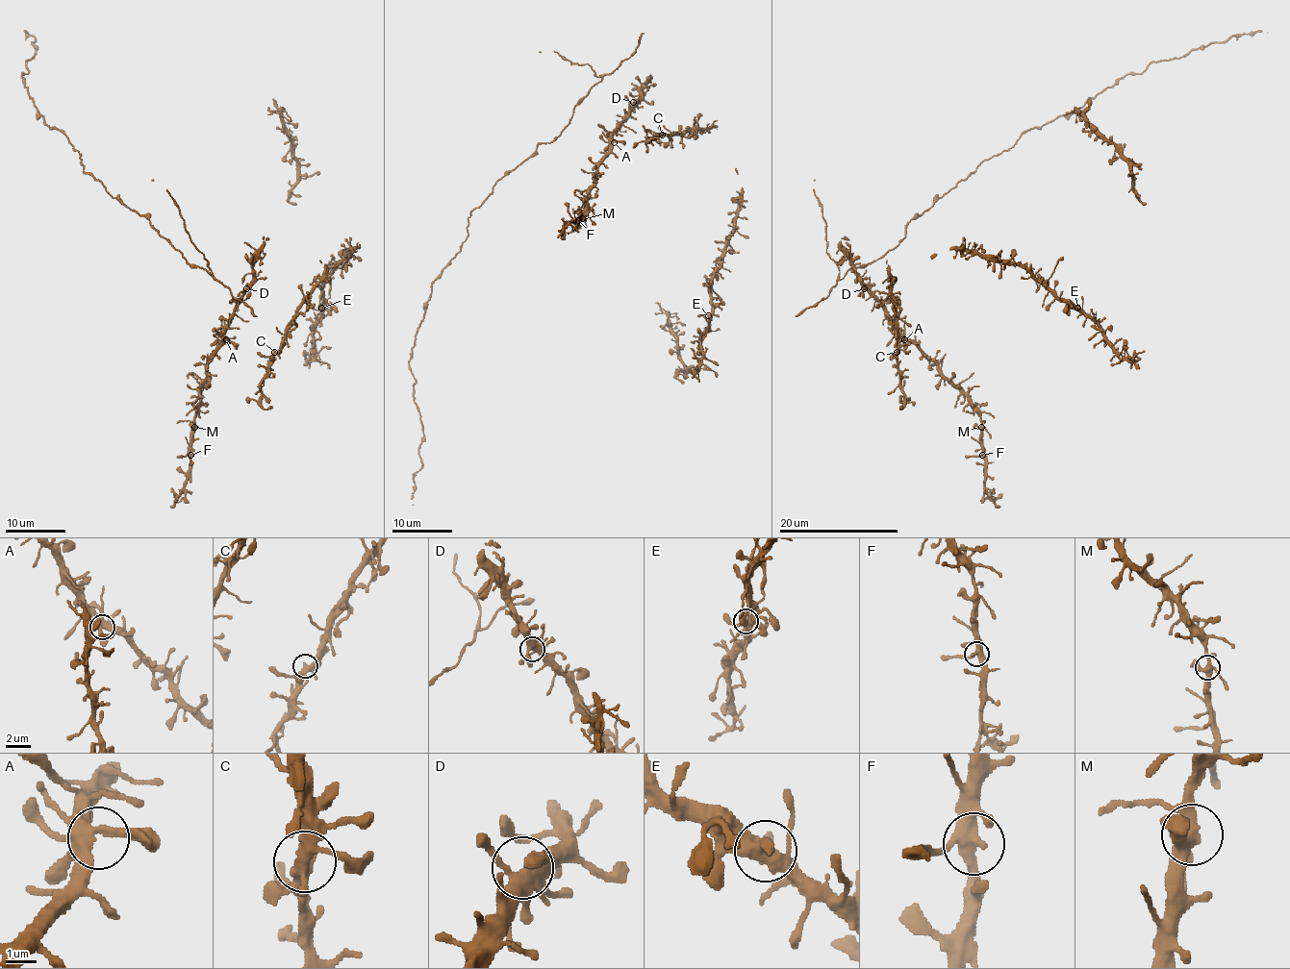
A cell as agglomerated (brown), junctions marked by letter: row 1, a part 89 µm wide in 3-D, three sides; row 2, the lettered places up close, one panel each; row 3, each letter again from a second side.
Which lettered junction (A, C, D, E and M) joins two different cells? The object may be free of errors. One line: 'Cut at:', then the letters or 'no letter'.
Cut at: no letter

